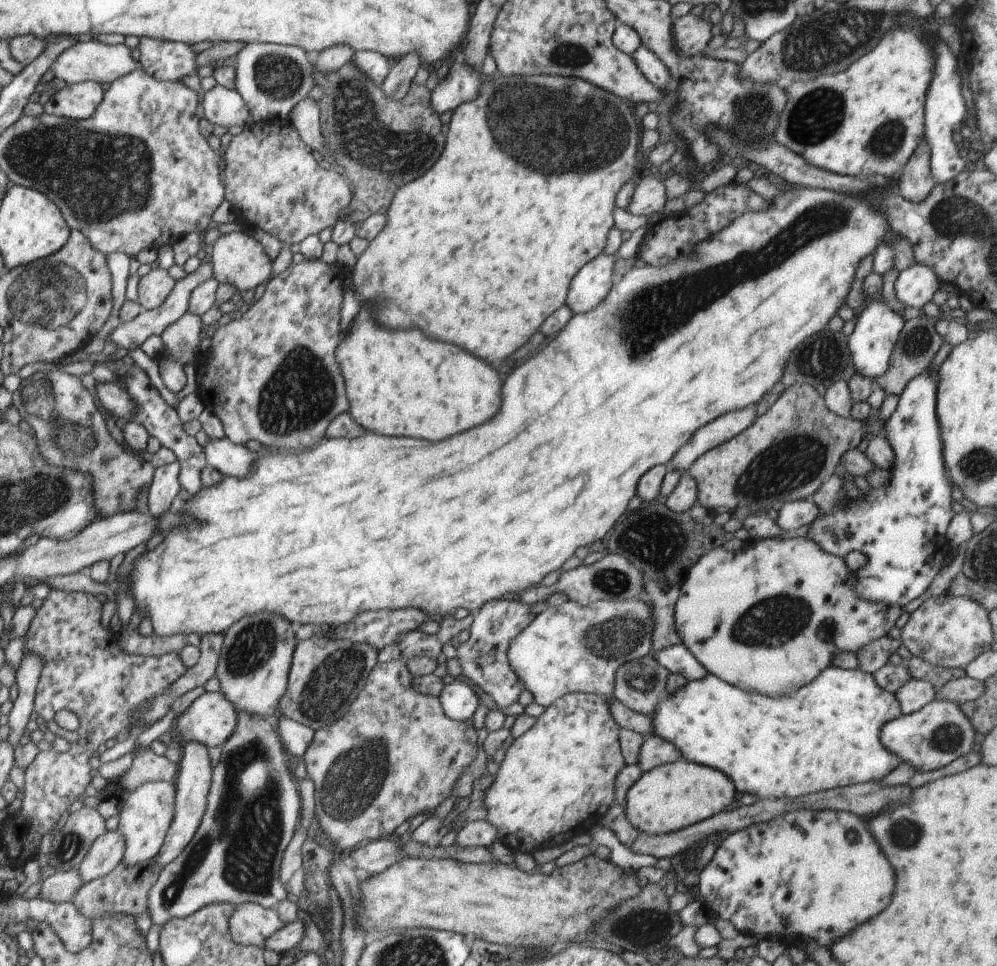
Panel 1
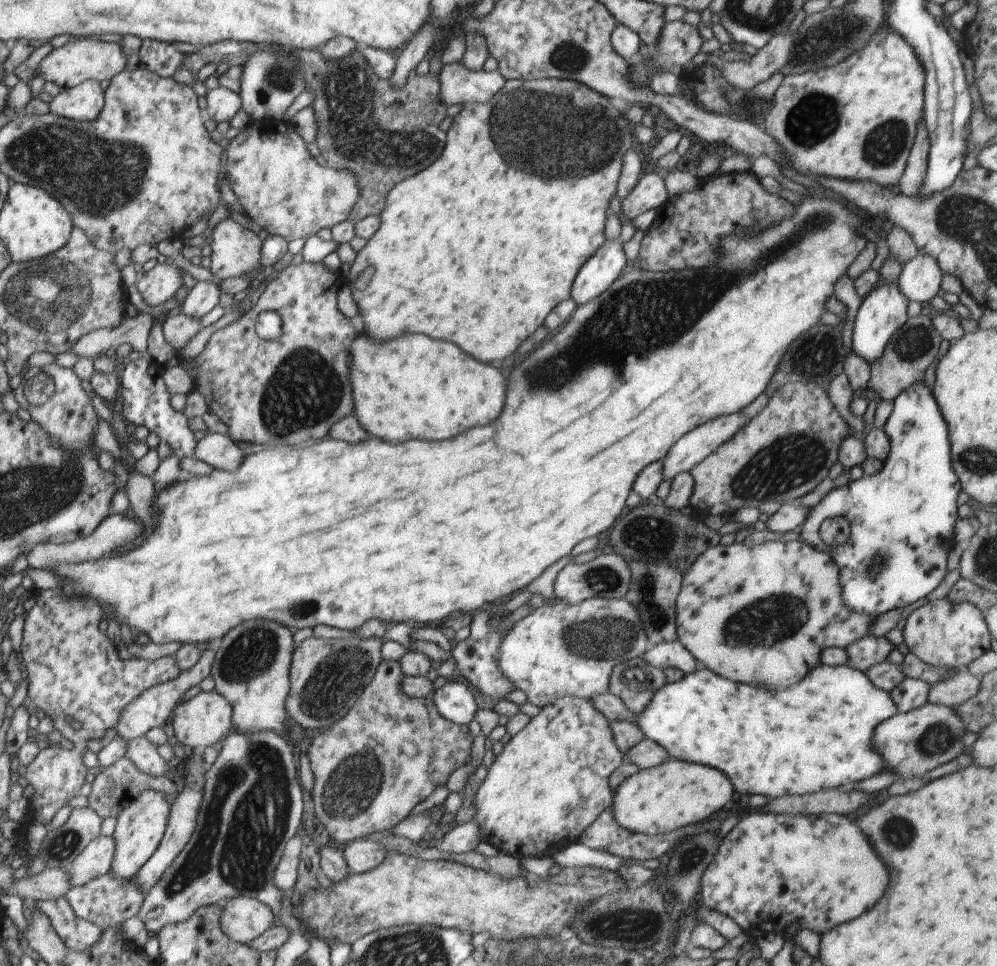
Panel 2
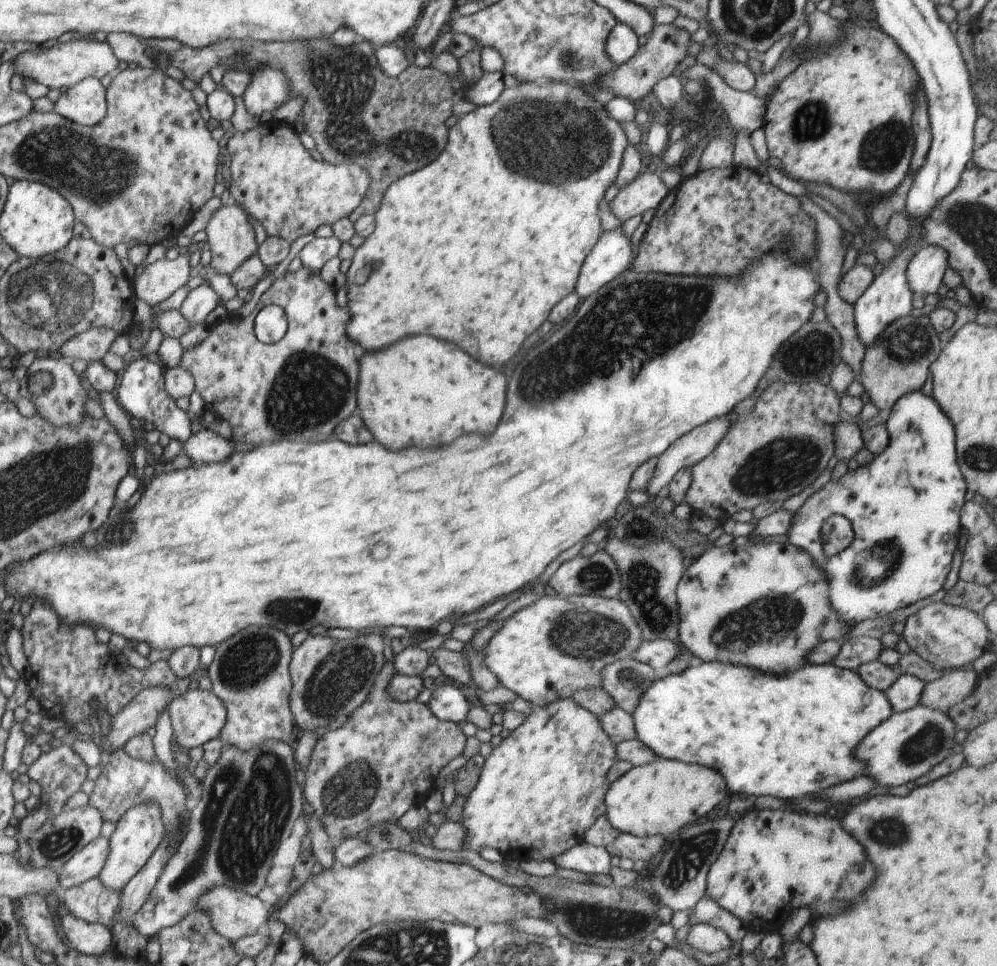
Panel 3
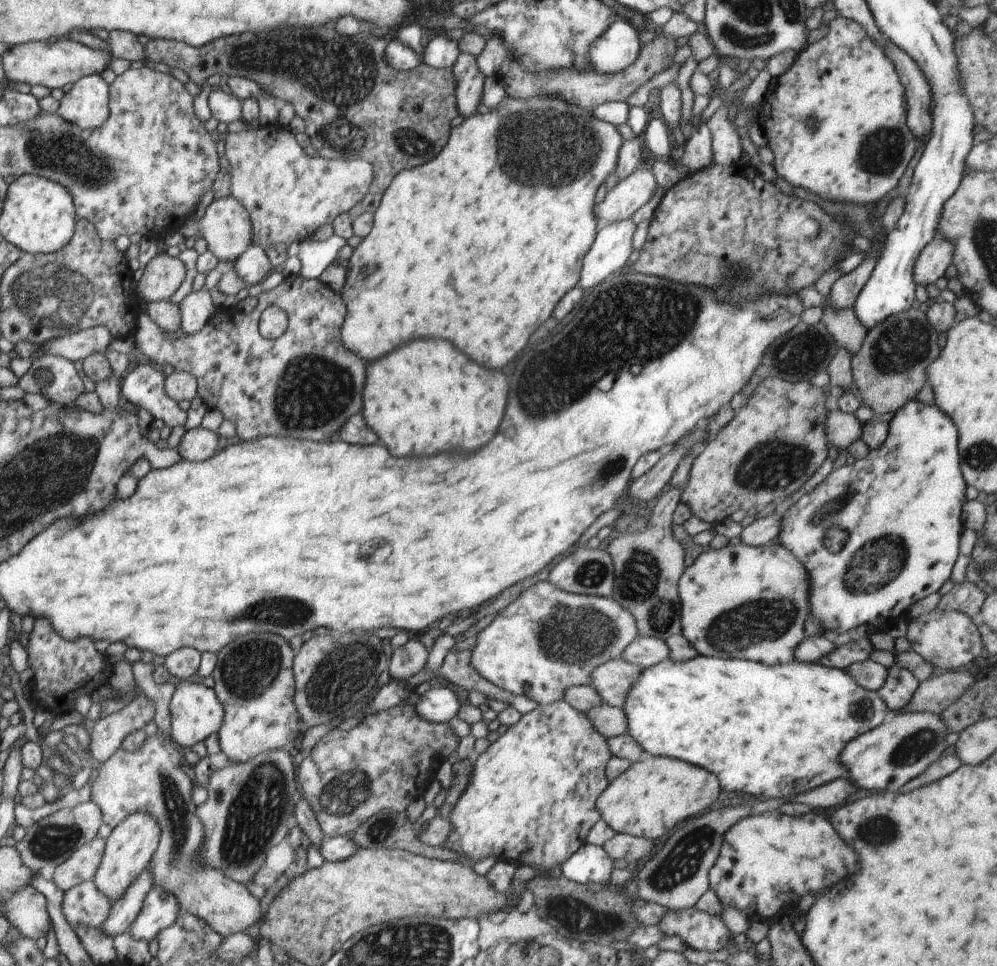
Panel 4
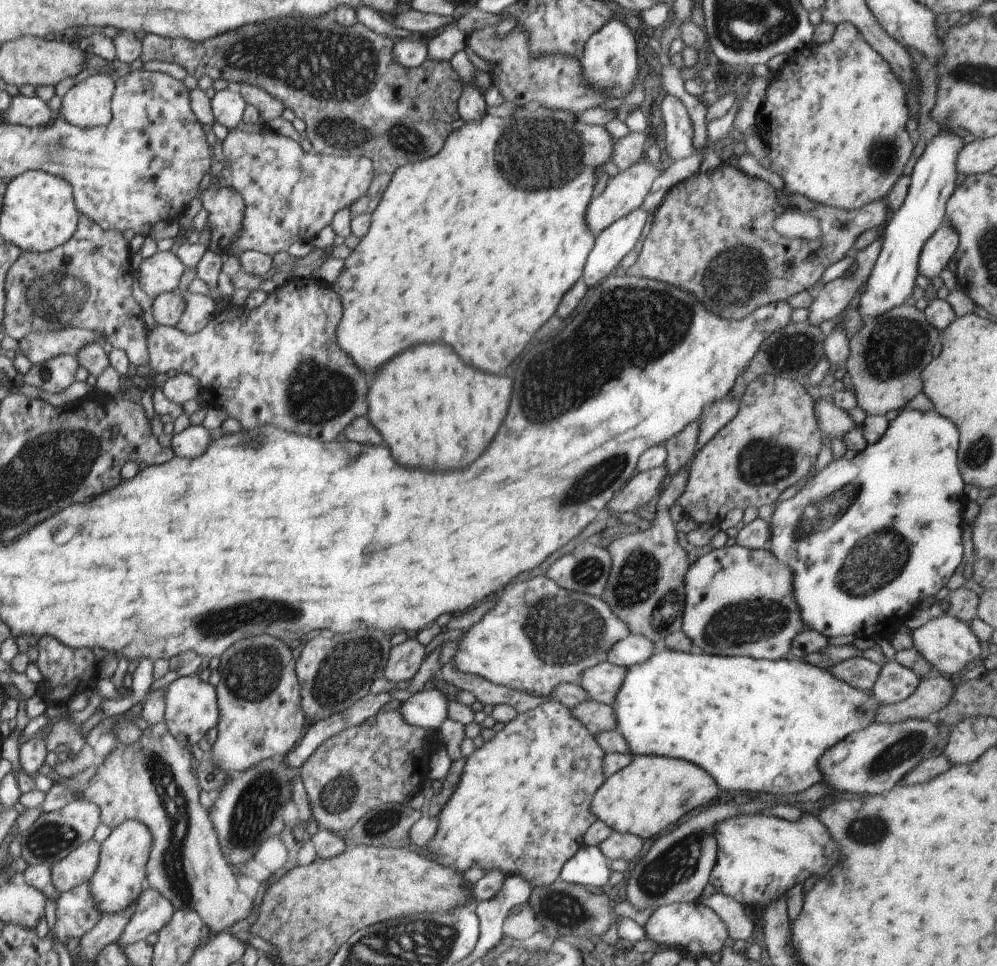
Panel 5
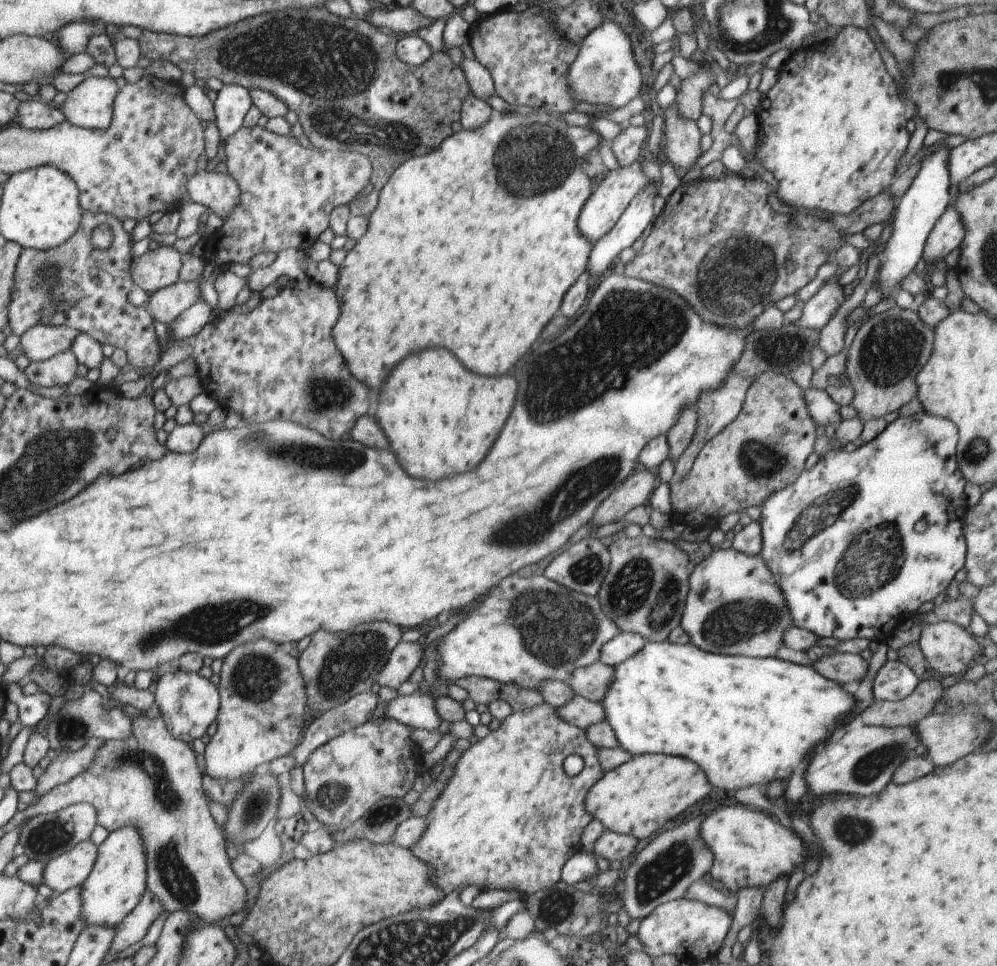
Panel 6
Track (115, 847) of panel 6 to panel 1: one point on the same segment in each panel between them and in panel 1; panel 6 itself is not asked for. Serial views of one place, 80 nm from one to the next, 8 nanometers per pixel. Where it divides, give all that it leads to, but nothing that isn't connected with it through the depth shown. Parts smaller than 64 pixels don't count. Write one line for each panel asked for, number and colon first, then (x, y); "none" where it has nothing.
1: (146, 815)
2: (140, 829)
3: (138, 833)
4: (132, 844)
5: (121, 878)

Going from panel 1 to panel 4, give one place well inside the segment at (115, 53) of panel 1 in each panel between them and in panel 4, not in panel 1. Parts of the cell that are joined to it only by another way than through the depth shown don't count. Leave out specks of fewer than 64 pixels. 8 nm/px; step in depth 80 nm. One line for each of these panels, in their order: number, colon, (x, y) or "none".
2: (81, 59)
3: (64, 65)
4: (59, 64)

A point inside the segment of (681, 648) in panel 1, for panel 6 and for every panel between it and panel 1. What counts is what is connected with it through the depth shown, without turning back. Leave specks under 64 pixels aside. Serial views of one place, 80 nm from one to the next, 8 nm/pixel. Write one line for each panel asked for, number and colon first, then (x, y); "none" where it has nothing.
2: (666, 654)
3: (659, 653)
4: (647, 651)
5: (635, 649)
6: (624, 645)

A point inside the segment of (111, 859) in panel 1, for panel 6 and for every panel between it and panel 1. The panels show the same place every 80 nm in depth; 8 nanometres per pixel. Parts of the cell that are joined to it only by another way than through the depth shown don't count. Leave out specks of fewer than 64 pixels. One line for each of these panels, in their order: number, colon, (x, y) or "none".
2: (96, 859)
3: (87, 864)
4: (82, 865)
5: (78, 867)
6: (71, 869)

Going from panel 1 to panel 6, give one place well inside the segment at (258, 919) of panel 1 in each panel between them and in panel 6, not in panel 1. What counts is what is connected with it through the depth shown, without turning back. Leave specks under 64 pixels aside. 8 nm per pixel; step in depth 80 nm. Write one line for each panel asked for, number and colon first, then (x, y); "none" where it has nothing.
2: (243, 919)
3: (235, 914)
4: (128, 782)
5: (150, 780)
6: (151, 780)

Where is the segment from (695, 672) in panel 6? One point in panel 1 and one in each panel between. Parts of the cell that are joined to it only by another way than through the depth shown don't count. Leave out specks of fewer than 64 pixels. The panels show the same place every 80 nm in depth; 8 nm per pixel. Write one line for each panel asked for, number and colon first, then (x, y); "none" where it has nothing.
1: (826, 736)
2: (818, 735)
3: (790, 737)
4: (776, 732)
5: (755, 725)

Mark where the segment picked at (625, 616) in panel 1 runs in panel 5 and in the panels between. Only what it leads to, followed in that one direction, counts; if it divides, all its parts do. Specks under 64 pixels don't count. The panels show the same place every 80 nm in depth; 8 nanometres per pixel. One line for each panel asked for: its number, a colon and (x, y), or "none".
2: (560, 649)
3: (551, 650)
4: (547, 641)
5: (526, 643)

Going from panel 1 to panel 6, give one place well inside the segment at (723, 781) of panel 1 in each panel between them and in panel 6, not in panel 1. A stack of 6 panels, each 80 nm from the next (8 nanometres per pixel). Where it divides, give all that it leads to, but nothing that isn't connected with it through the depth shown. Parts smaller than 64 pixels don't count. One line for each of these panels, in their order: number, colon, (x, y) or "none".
2: (674, 794)
3: (659, 798)
4: (656, 794)
5: (653, 792)
6: (638, 798)

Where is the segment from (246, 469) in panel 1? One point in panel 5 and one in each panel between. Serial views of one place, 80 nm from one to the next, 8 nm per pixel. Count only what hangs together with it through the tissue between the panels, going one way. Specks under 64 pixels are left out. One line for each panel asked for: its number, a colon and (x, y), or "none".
2: (218, 450)
3: (207, 446)
4: (199, 444)
5: (192, 442)

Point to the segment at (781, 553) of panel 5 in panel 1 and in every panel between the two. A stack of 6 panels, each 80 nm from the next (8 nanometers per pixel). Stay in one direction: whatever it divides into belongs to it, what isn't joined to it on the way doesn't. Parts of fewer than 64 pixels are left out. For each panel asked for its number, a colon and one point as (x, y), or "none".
1: (901, 528)
2: (890, 533)
3: (884, 535)
4: (902, 503)

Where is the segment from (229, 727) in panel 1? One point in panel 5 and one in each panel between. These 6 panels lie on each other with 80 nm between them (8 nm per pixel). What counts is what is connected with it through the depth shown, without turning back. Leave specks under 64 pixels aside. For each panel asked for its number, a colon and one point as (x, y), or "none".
2: (204, 720)
3: (197, 718)
4: (196, 713)
5: (191, 711)

